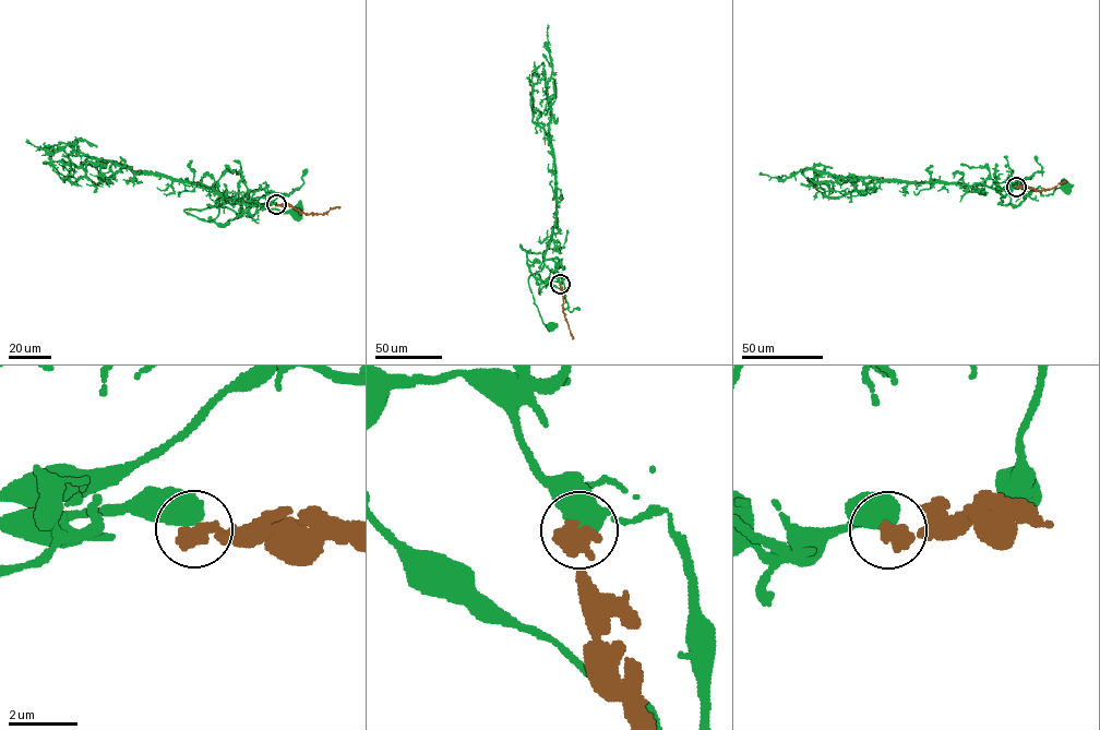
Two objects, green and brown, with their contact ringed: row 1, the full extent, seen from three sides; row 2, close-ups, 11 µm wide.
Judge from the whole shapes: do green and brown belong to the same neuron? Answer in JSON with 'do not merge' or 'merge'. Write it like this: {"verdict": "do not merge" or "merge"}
{"verdict": "do not merge"}

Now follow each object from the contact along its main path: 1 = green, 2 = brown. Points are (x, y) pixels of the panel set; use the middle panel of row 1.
1: (560, 284), (554, 275), (556, 263), (550, 260), (545, 260), (542, 268), (528, 280), (541, 320), (552, 325)
2: (560, 284), (563, 312), (572, 339)

